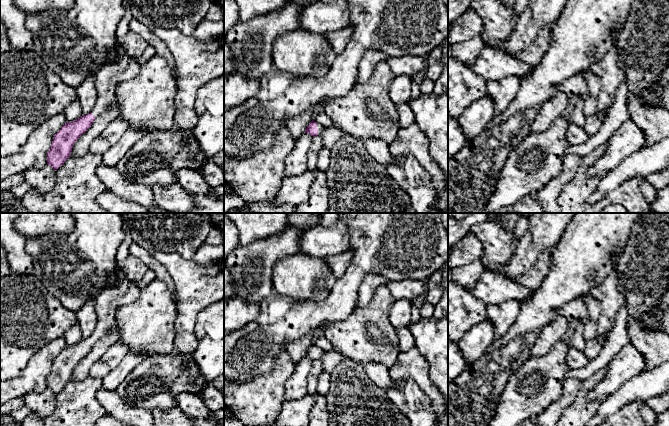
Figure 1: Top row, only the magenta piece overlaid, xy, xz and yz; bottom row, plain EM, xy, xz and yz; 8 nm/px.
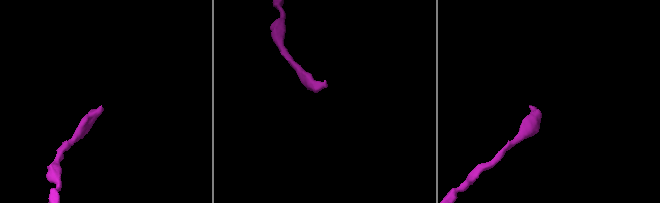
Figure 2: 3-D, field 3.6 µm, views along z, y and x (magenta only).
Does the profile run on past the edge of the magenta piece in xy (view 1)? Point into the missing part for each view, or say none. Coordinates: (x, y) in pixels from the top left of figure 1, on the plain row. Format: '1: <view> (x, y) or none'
1: xy (107, 302)

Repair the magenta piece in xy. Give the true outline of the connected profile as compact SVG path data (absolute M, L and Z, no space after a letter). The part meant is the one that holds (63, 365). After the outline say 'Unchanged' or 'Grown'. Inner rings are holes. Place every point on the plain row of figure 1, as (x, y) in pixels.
M118 272L117 283L103 289L95 296L94 302L98 321L93 333L87 339L83 339L72 346L66 346L54 359L47 377L47 389L57 394L64 388L71 379L74 367L91 351L94 344L115 326L117 309L136 300L141 289Z. Grown

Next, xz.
M311 345L310 348L307 350L305 357L310 358L311 360L315 361L317 359L321 359L324 351L320 348L318 348L315 345Z. Grown

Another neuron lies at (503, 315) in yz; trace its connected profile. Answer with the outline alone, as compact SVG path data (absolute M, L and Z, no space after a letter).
M514 299L487 305L487 318L494 325L495 339L502 337L510 329L520 309L521 303Z

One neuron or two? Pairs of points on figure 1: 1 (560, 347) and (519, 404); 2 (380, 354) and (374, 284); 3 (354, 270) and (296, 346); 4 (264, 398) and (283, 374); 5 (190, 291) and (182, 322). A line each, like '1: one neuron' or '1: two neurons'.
1: one neuron
2: two neurons
3: two neurons
4: one neuron
5: one neuron

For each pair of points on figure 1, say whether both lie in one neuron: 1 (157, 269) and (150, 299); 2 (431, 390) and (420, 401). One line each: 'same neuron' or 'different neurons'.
1: different neurons
2: different neurons

